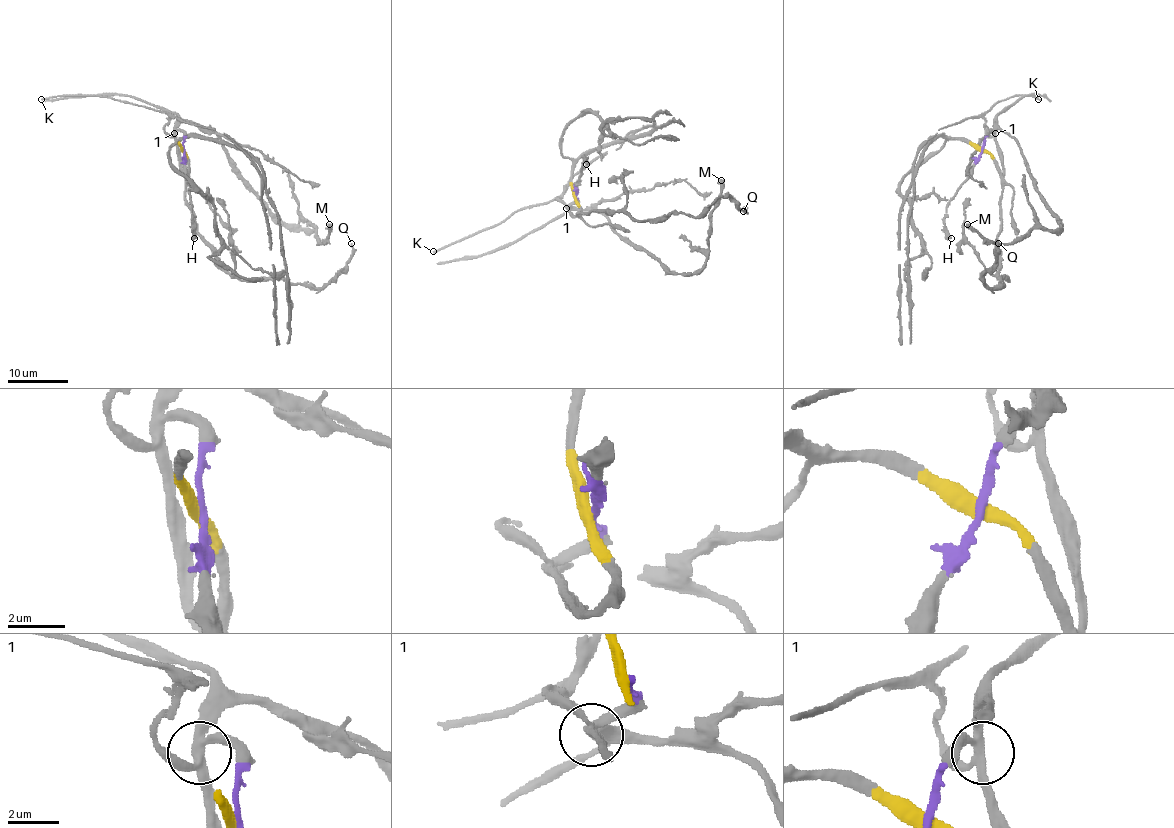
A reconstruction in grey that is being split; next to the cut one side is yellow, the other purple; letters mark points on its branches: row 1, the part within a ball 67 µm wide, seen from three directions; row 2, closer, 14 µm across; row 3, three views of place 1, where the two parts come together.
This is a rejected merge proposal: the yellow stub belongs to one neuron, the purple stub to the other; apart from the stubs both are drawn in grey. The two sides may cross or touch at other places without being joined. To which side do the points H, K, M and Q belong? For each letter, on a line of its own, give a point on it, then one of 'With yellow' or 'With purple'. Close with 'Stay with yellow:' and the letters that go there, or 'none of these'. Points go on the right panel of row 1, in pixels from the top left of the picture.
H: Place: (951, 238). With purple
K: Place: (1038, 99). With purple
M: Place: (967, 224). With yellow
Q: Place: (998, 243). With yellow
Stay with yellow: M, Q

